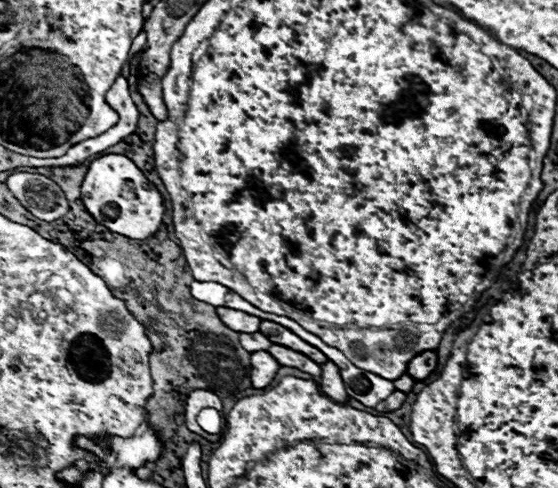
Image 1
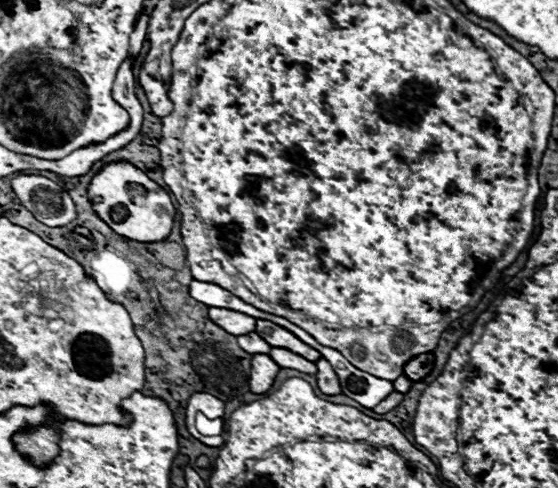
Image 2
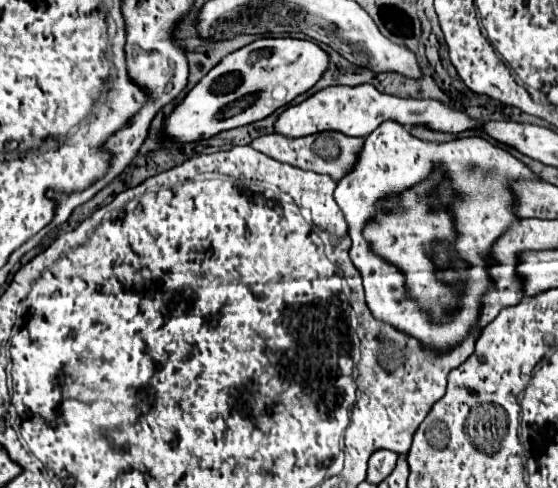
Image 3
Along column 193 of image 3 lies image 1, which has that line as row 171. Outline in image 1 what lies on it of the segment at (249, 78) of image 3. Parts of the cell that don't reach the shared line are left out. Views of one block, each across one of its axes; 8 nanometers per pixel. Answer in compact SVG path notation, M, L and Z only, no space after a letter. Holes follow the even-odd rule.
M106 154L102 158L96 158L88 168L88 174L80 190L82 190L84 206L94 216L94 220L104 224L108 230L116 234L128 236L132 240L146 240L154 236L162 224L162 216L166 212L162 194L142 174L142 170L126 156ZM126 180L134 182L134 186L124 186ZM124 188L126 188L126 196L122 196Z

